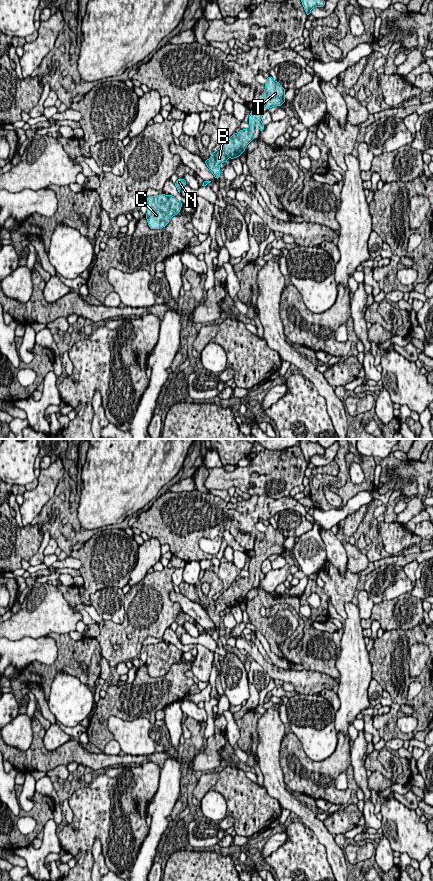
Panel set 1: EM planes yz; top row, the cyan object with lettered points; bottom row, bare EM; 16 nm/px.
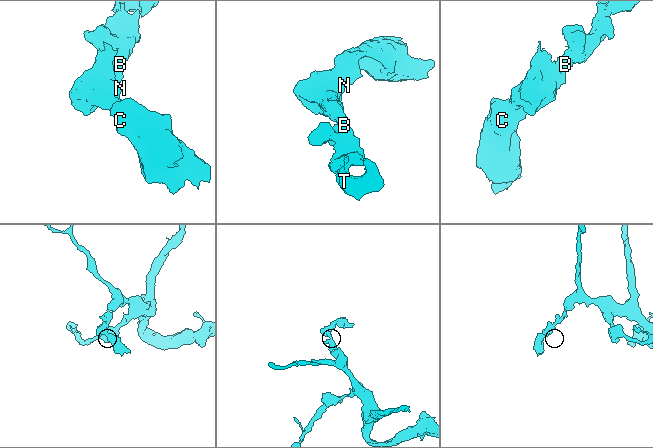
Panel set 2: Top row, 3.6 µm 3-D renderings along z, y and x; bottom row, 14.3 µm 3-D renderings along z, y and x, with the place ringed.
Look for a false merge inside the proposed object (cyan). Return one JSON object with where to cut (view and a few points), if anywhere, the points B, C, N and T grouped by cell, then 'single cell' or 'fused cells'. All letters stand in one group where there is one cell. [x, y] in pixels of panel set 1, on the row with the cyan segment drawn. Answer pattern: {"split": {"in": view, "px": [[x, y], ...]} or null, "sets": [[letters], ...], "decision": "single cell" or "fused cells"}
{"split": null, "sets": [["B", "C", "N", "T"]], "decision": "single cell"}

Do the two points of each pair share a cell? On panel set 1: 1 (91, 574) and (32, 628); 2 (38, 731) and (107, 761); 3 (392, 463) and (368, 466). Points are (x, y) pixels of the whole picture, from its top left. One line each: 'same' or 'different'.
1: same
2: same
3: different

